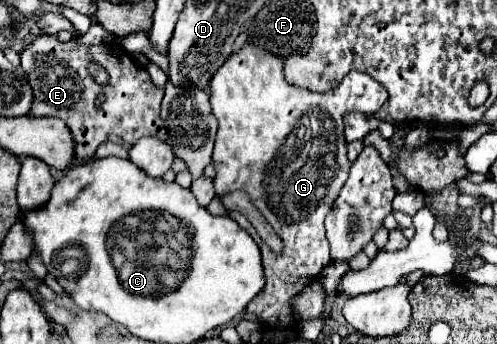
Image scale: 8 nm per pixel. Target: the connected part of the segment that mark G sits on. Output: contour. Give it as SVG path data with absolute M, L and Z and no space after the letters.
M245 45L237 55L231 55L213 75L209 87L213 115L219 119L219 131L213 151L215 191L217 195L225 195L237 189L247 191L253 205L263 213L263 217L271 223L271 227L283 241L283 251L275 257L275 253L261 241L261 237L253 233L253 239L261 249L267 285L247 305L247 311L257 315L259 323L265 323L269 327L295 327L297 317L293 311L293 299L307 285L319 279L321 271L331 263L323 219L331 211L335 197L345 185L351 167L347 159L347 141L343 137L343 113L375 113L387 101L387 91L375 79L359 71L351 71L341 81L341 85L329 93L313 93L305 89L299 91L299 87L285 83L283 61L255 45Z

